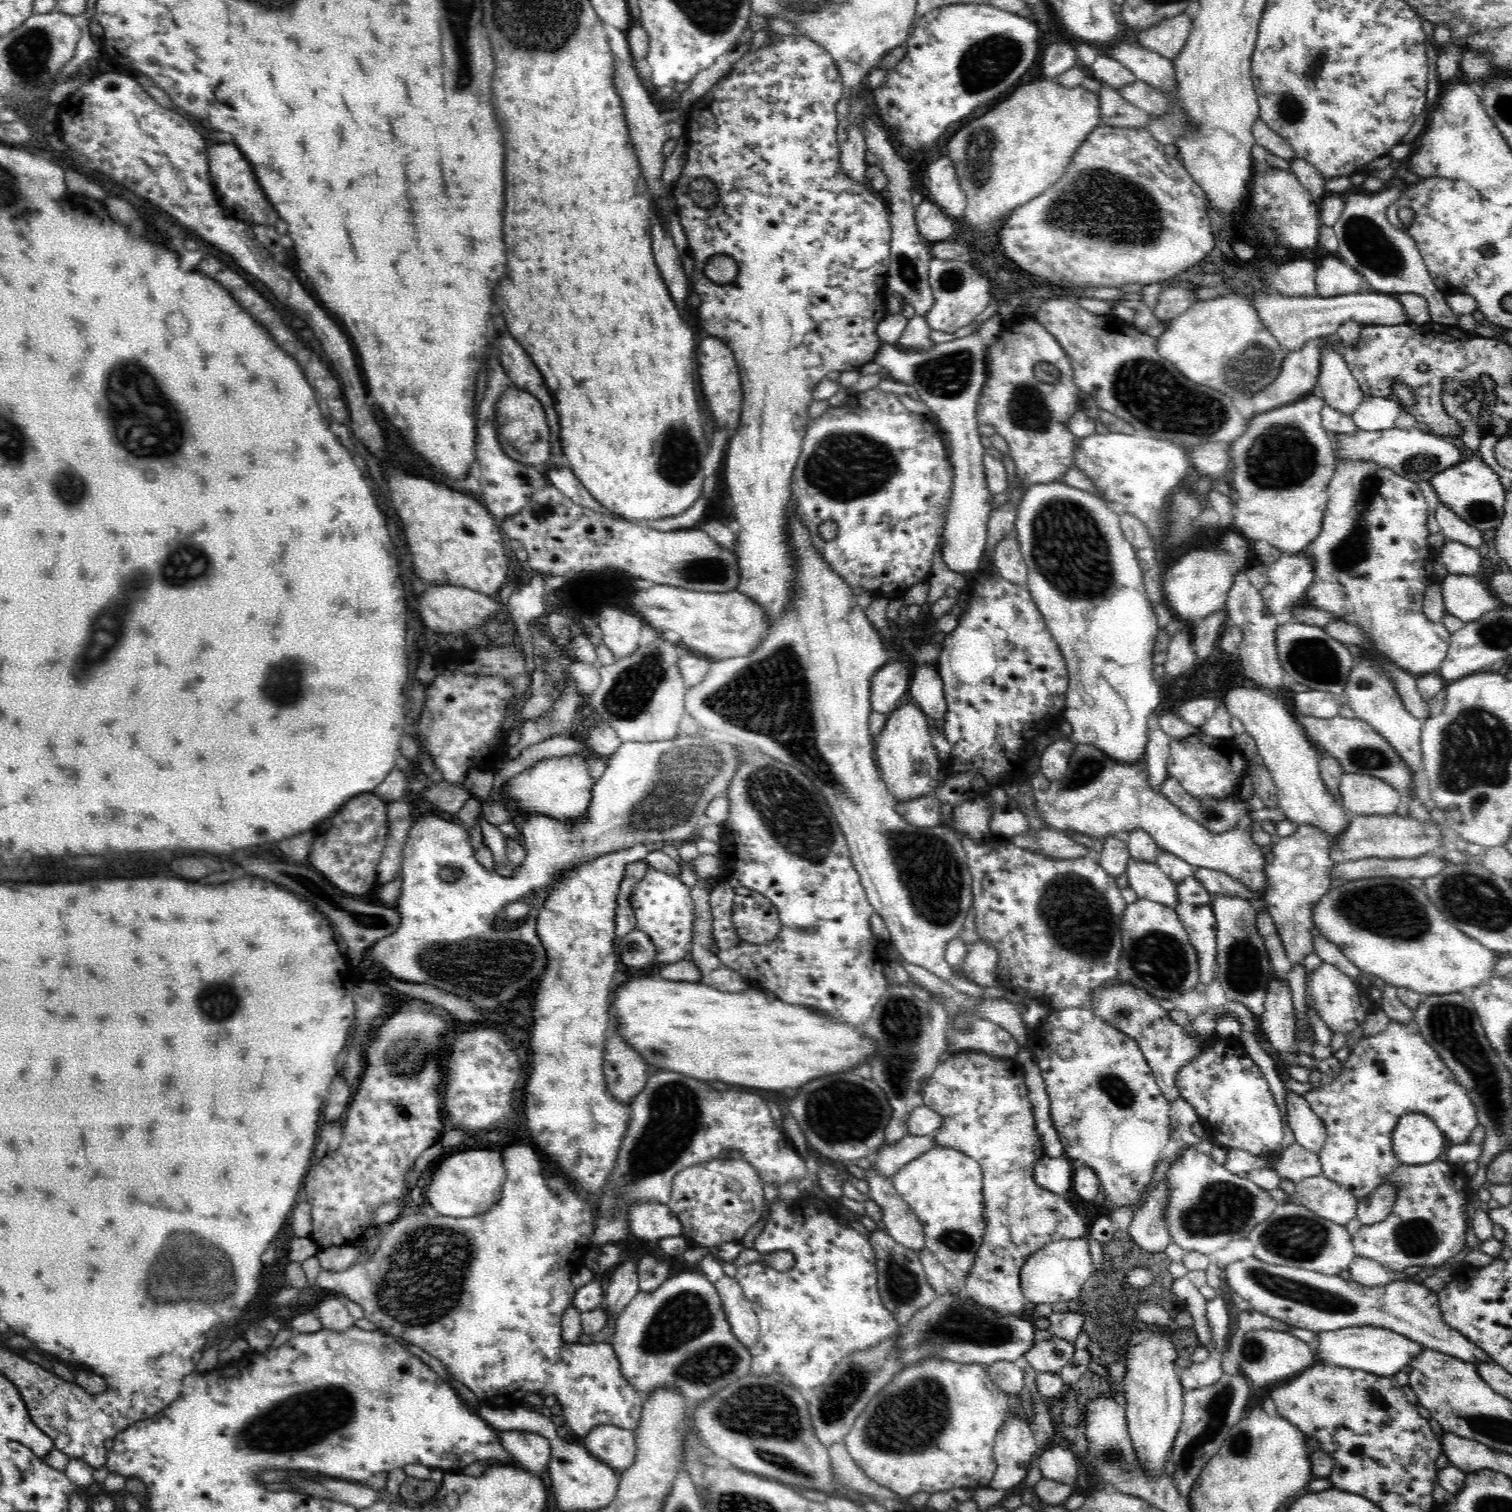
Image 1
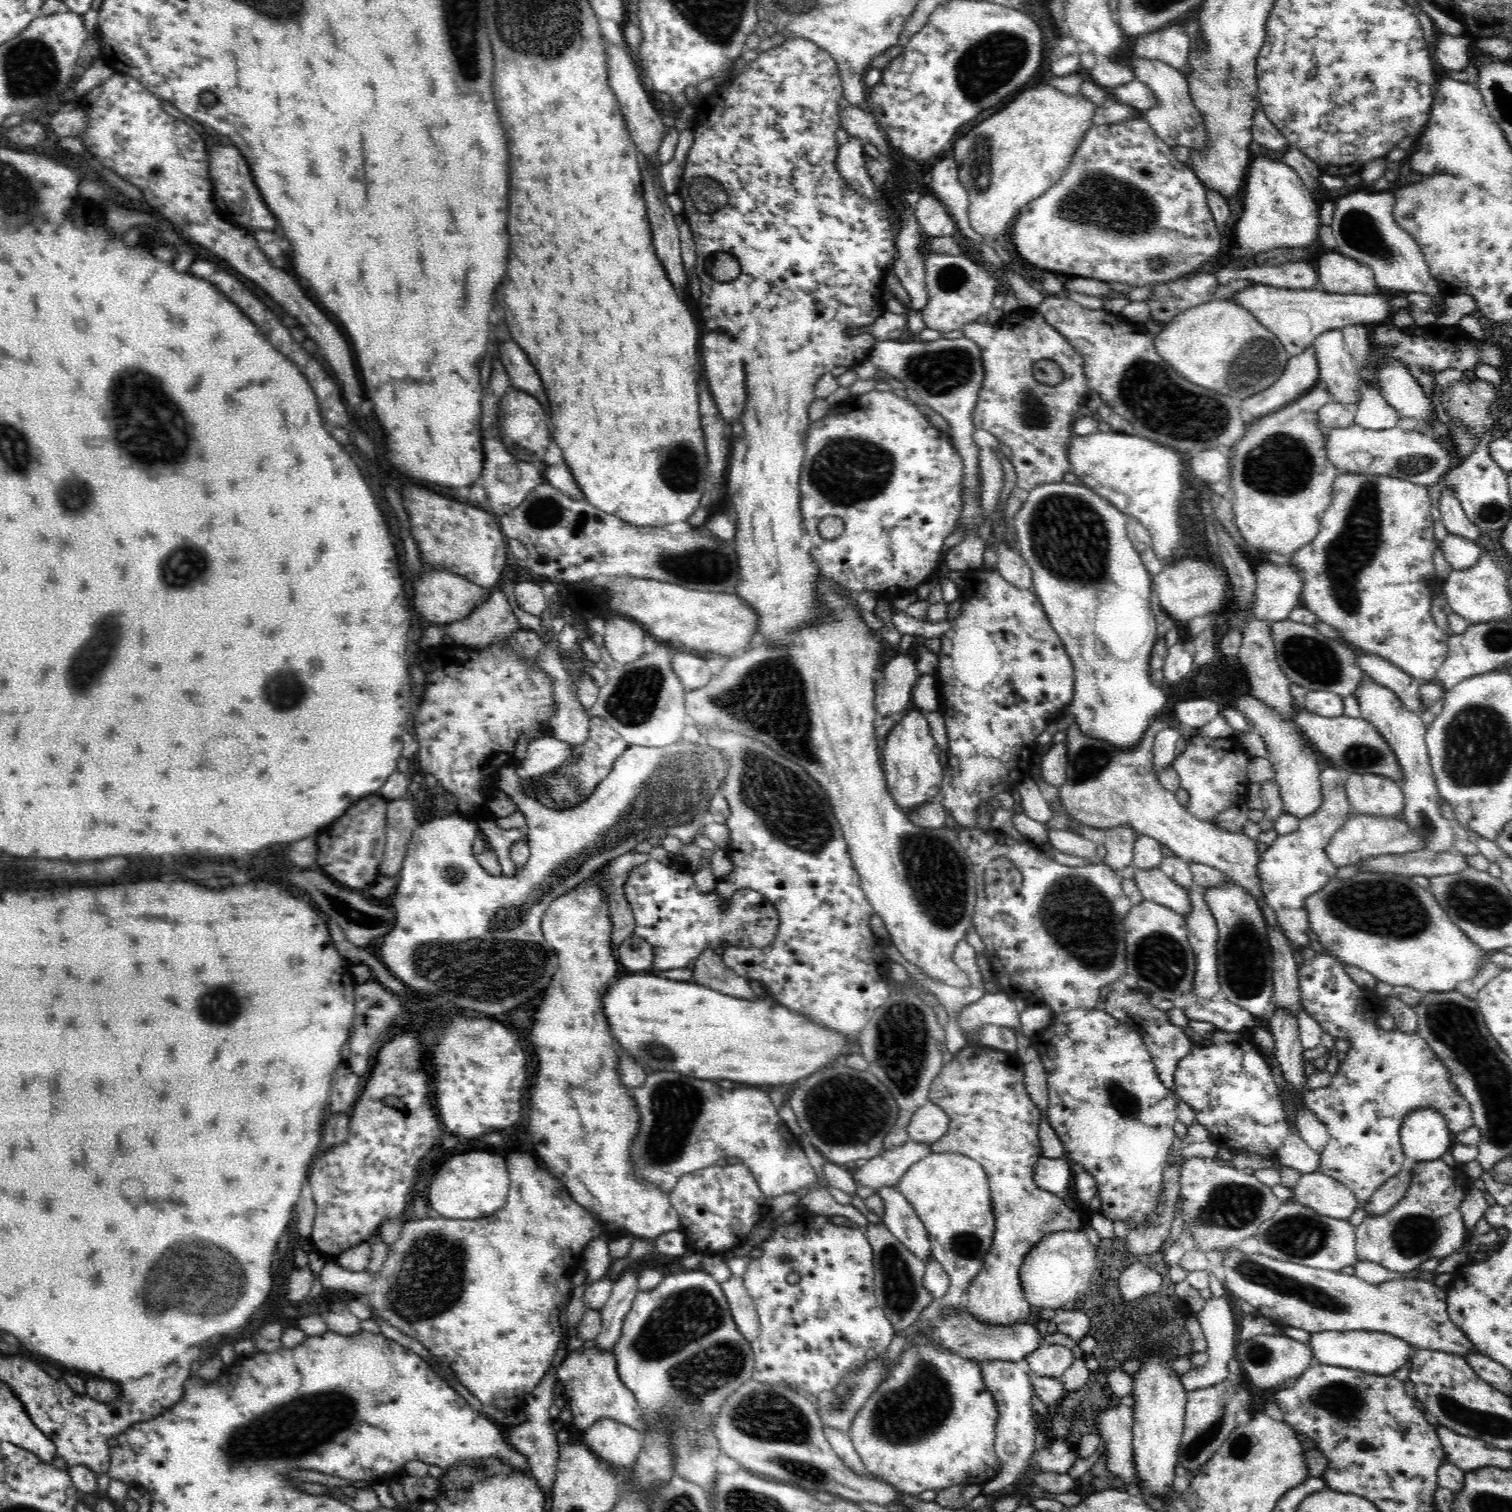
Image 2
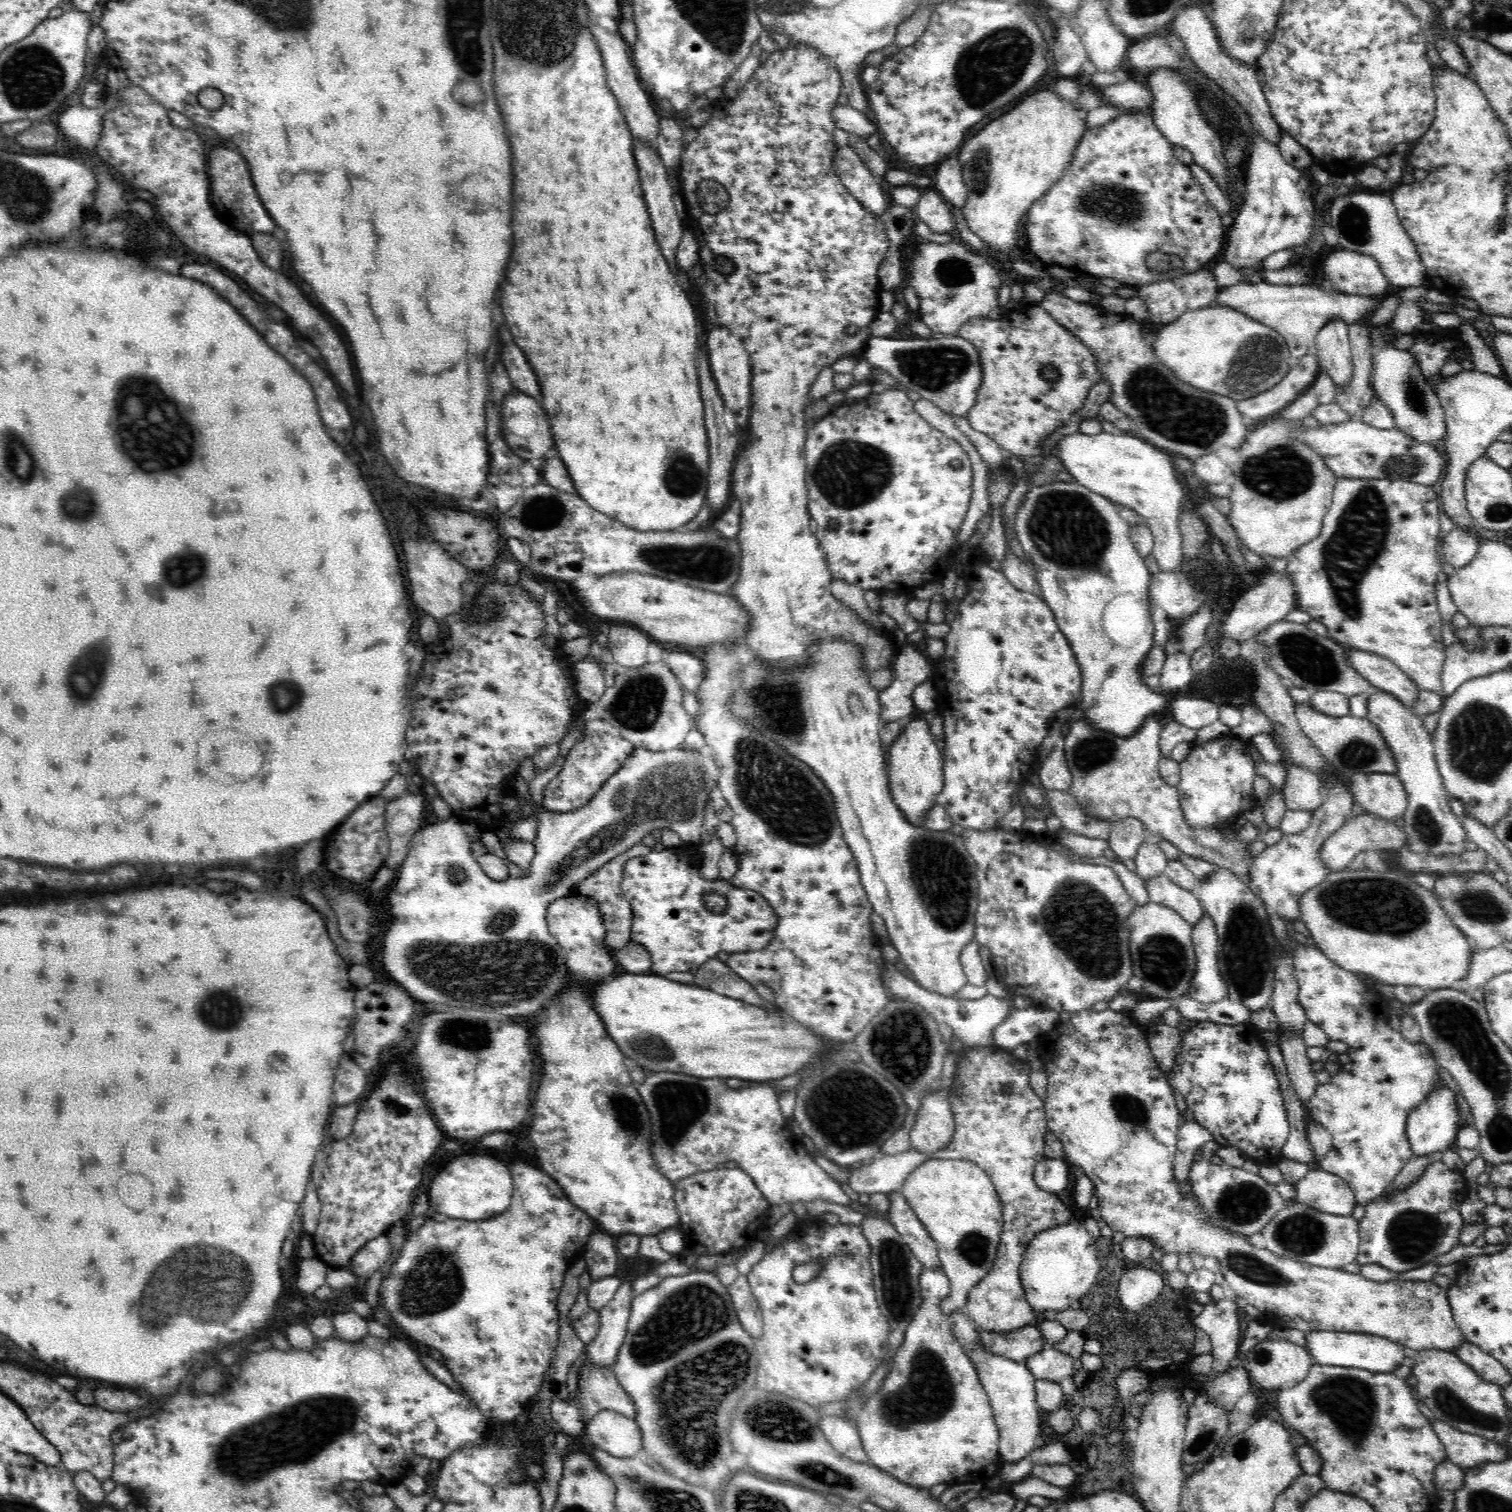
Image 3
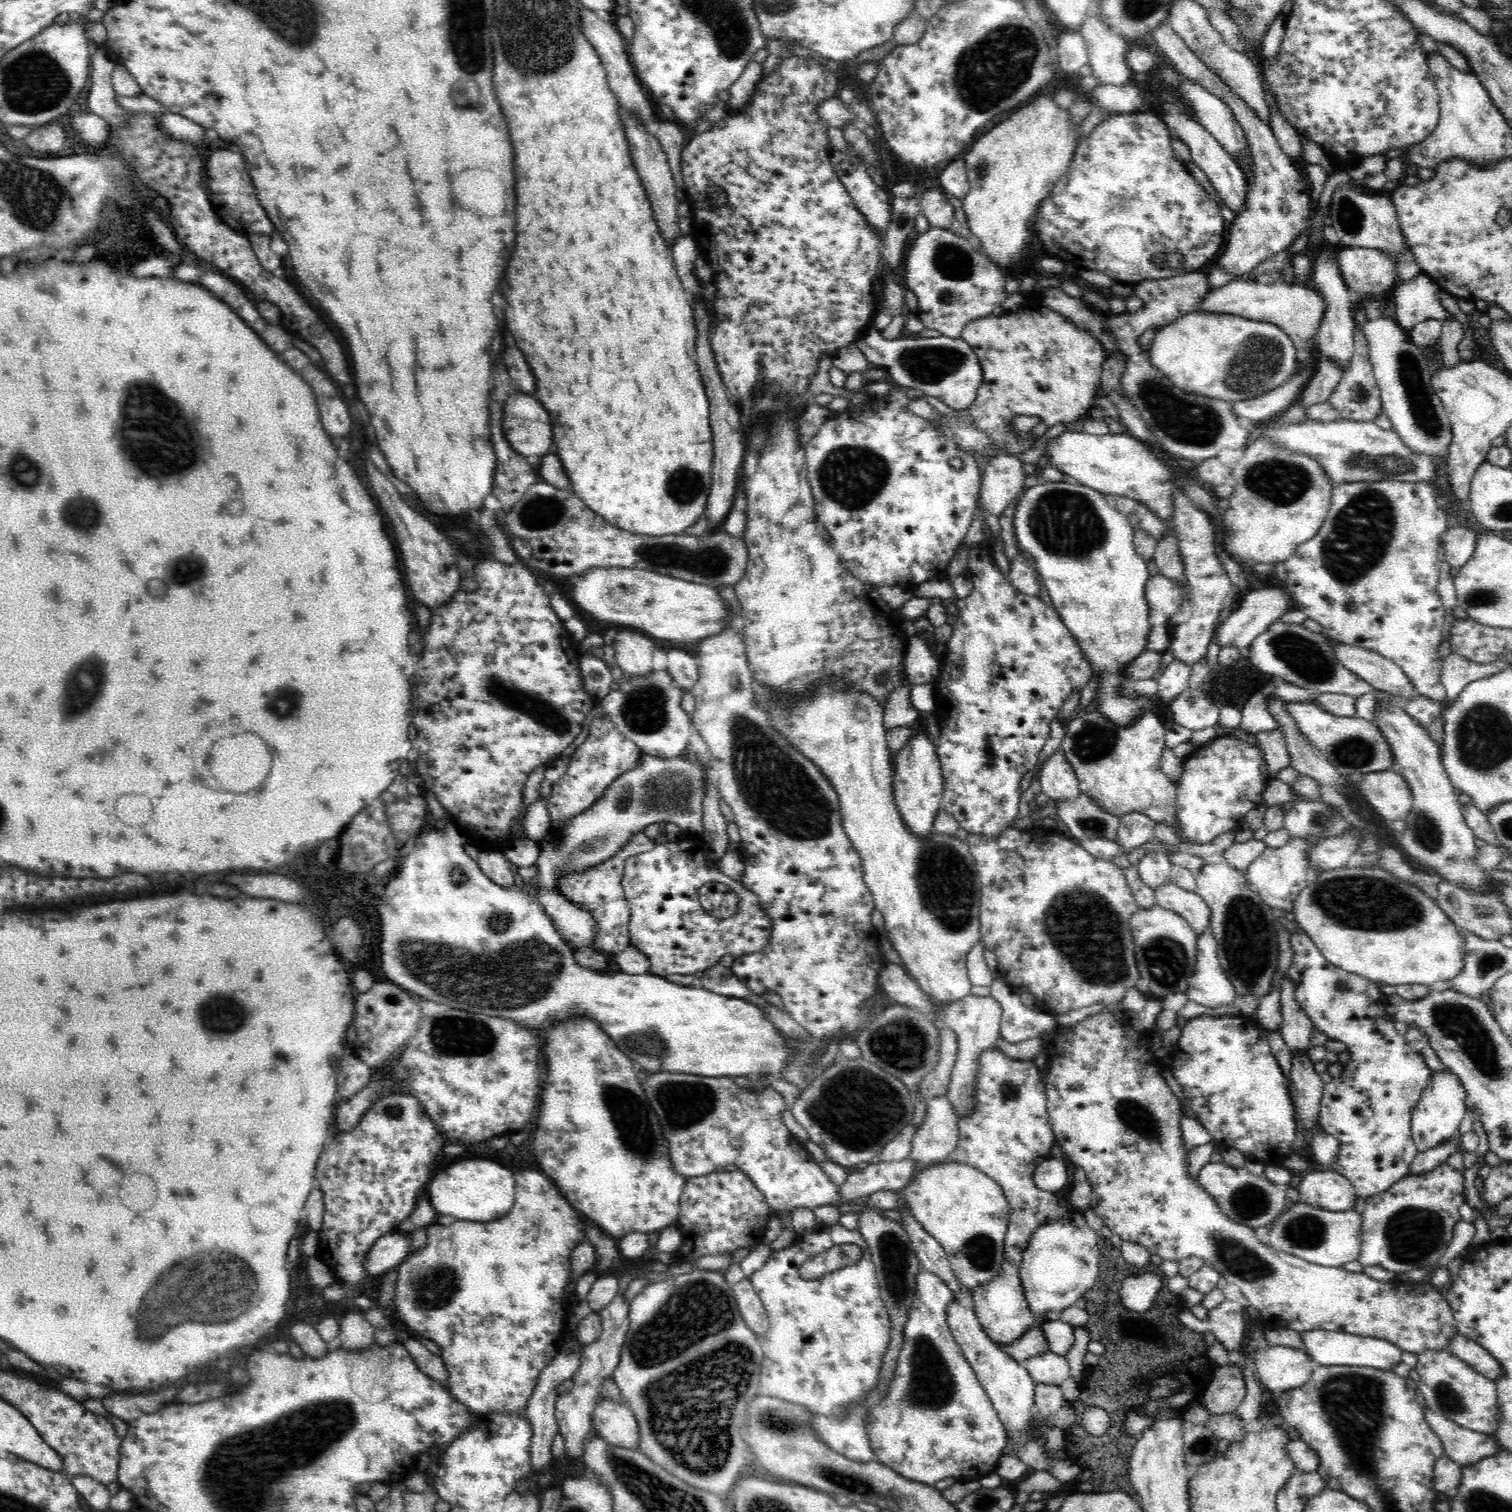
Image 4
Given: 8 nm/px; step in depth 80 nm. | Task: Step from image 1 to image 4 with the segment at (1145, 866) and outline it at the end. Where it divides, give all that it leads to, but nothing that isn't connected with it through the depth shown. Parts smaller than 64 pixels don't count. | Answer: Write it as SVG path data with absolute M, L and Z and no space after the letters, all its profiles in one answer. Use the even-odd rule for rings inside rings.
M1170 881L1154 891L1156 904L1187 920L1197 936L1210 929L1211 909L1197 893L1188 892Z

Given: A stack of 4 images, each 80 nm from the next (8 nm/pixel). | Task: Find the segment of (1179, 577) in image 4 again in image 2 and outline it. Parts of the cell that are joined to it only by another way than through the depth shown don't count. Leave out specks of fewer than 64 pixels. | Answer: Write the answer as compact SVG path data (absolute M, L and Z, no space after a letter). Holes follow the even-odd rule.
M1098 431L1092 435L1072 435L1068 460L1071 471L1086 487L1109 500L1128 517L1139 519L1149 530L1153 551L1163 564L1170 564L1176 558L1184 534L1178 515L1185 465L1183 454L1136 434Z

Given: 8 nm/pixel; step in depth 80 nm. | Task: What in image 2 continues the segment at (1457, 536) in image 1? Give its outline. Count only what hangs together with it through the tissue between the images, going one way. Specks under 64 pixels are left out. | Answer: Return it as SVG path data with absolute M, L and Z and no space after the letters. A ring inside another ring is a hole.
M1450 487L1442 489L1439 510L1441 521L1448 533L1460 535L1474 542L1481 535L1482 531L1468 519L1468 515L1464 513L1456 493Z

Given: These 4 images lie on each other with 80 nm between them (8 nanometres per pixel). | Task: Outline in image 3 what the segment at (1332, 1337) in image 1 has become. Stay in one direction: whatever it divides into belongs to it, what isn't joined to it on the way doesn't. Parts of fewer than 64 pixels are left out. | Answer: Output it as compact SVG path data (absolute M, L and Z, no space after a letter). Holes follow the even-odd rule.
M1314 1331L1306 1334L1306 1347L1320 1365L1348 1366L1372 1372L1391 1372L1399 1368L1409 1351L1392 1340L1362 1332Z

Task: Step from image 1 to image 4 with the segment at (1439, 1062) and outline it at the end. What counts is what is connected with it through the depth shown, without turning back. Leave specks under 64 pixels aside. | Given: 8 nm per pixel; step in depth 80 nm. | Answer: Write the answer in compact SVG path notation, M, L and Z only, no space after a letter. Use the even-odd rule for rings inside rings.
M1306 933L1291 934L1290 942L1293 961L1287 974L1296 984L1295 999L1311 1018L1313 1028L1323 1032L1330 1040L1344 1042L1351 1055L1342 1074L1322 1086L1319 1124L1322 1130L1334 1136L1340 1144L1338 1161L1332 1168L1350 1180L1357 1197L1367 1199L1379 1192L1386 1192L1411 1172L1410 1166L1418 1154L1412 1139L1412 1112L1418 1105L1433 1070L1428 1068L1421 1053L1416 1053L1410 1046L1405 1035L1396 1030L1394 1020L1386 1013L1386 998L1380 991L1379 983L1333 966Z

